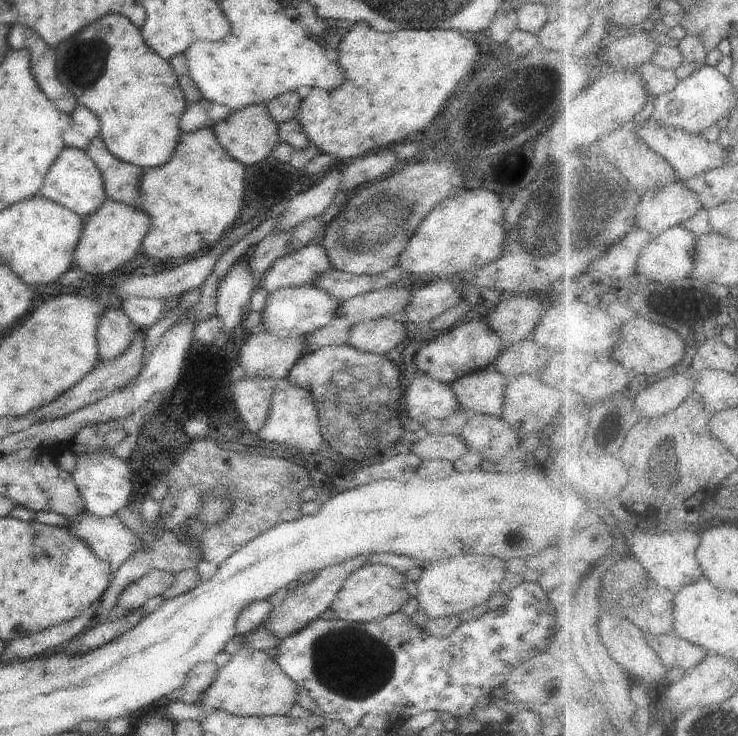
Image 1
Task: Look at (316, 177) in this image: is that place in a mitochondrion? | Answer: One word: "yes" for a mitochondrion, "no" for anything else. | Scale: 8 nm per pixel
no

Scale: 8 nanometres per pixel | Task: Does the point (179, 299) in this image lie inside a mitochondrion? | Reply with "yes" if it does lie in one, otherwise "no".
no

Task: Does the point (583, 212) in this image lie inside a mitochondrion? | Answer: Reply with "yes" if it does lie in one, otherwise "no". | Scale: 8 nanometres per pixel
yes

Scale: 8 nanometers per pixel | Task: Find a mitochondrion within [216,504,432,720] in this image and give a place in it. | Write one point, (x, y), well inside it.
(354, 664)

